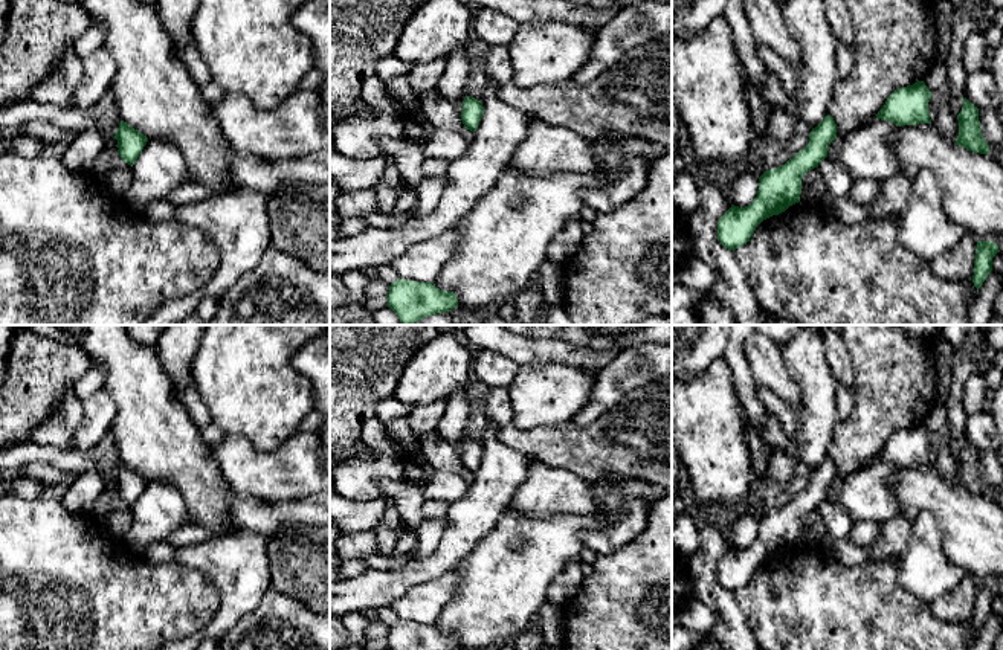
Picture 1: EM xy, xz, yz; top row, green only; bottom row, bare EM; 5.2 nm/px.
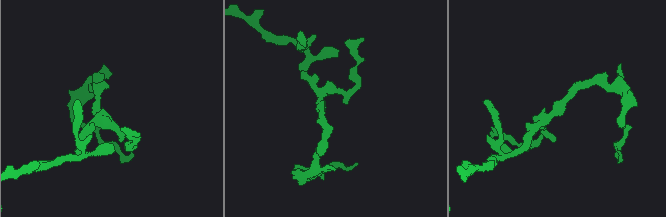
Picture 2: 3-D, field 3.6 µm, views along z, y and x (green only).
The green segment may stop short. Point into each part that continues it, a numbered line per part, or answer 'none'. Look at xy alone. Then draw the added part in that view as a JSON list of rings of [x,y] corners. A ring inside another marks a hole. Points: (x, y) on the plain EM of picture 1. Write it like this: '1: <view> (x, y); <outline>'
none

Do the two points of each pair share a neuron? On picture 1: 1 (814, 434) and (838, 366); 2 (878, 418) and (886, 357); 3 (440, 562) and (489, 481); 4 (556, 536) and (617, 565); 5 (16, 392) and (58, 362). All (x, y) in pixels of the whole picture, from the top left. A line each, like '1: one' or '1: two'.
1: two
2: one
3: one
4: two
5: one

